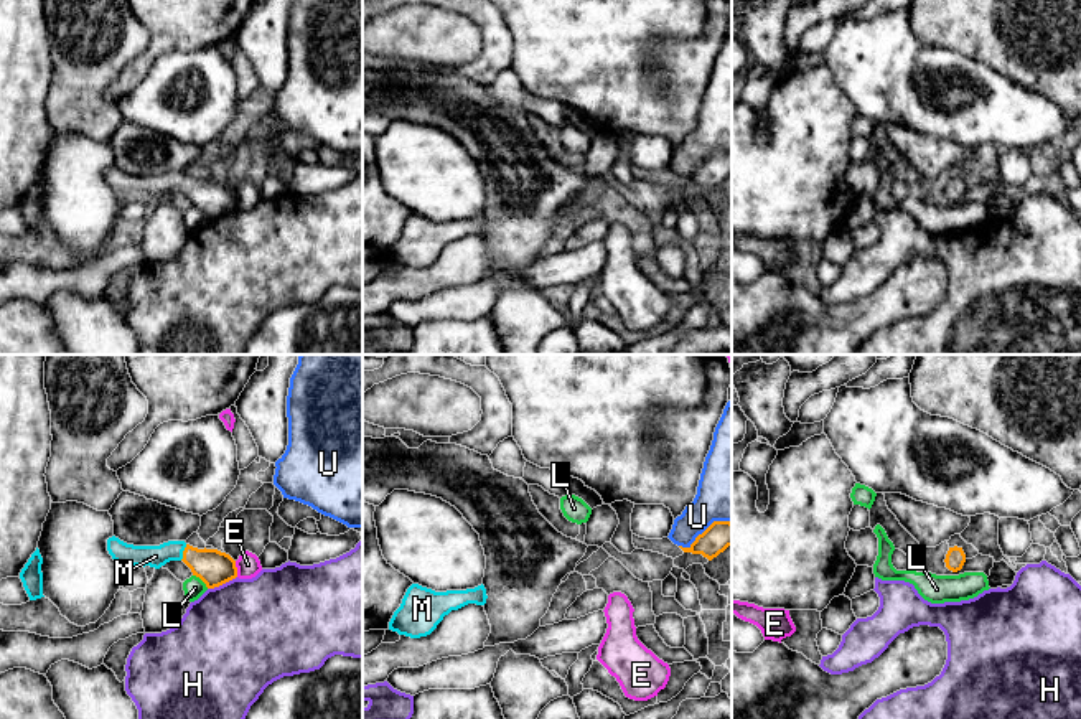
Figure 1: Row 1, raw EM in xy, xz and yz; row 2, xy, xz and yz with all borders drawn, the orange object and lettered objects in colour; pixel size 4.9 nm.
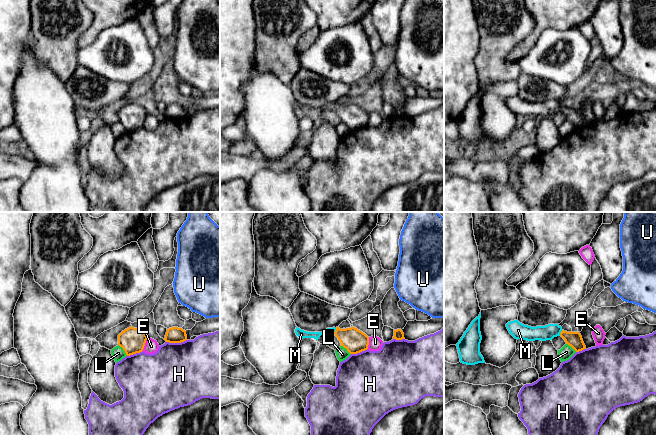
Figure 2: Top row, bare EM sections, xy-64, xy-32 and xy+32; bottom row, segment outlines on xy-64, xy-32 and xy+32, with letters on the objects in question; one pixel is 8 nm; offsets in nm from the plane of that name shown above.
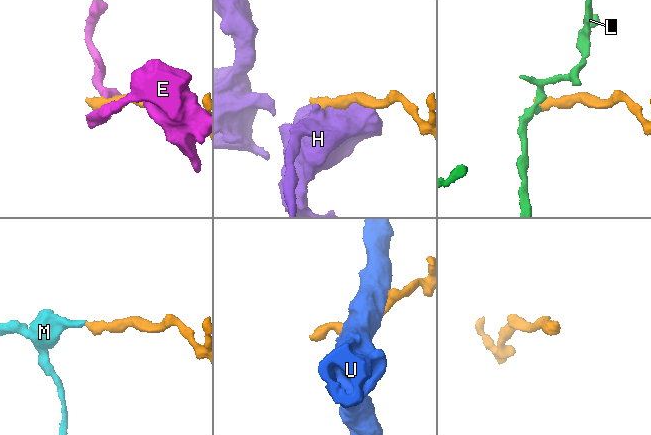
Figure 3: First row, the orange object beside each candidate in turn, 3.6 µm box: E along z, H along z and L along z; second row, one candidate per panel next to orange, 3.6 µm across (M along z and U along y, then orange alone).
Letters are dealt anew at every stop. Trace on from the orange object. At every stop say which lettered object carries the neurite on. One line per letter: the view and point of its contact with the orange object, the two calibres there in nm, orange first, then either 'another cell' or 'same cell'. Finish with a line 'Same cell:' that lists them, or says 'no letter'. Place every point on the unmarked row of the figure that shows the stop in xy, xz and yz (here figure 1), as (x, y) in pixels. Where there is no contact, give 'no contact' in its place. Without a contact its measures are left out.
E: xy (236, 200) | 170/120 nm | another cell
H: xy (221, 215) | 170/500 nm | another cell
L: xy (201, 210) | 170/100 nm | another cell
M: xy (183, 183) | 170/110 nm | same cell
U: xz (706, 160) | 140/320 nm | another cell
Same cell: M

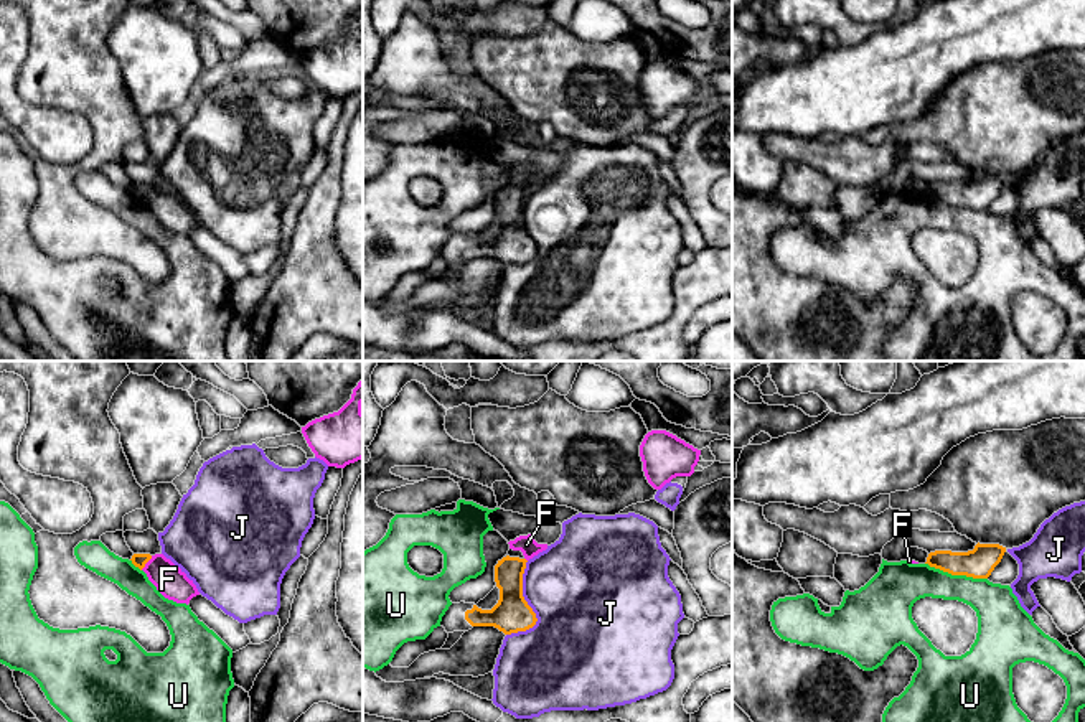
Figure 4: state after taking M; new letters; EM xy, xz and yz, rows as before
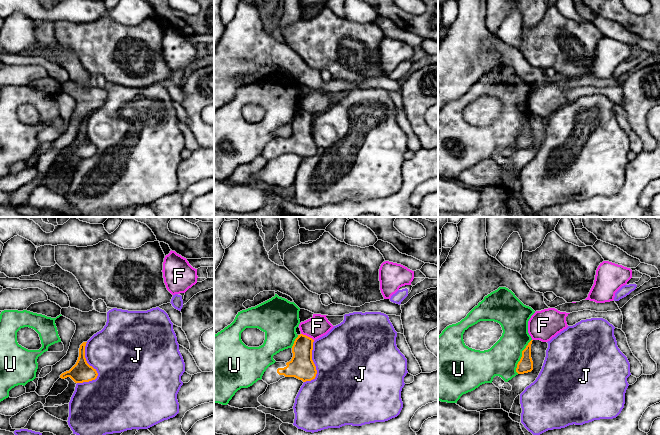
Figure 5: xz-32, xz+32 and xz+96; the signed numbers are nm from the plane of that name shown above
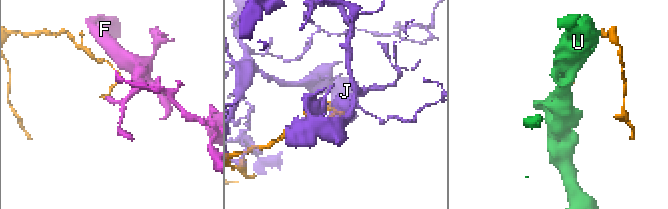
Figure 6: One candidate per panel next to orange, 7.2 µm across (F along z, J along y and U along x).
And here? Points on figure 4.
F: xy (147, 192) | 70/150 nm | another cell
J: xz (530, 238) | 180/480 nm | another cell
U: yz (957, 205) | 150/220 nm | another cell
Same cell: no letter

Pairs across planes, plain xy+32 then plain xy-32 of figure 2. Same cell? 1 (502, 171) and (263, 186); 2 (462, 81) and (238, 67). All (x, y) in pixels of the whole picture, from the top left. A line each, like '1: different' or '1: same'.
1: different
2: same

